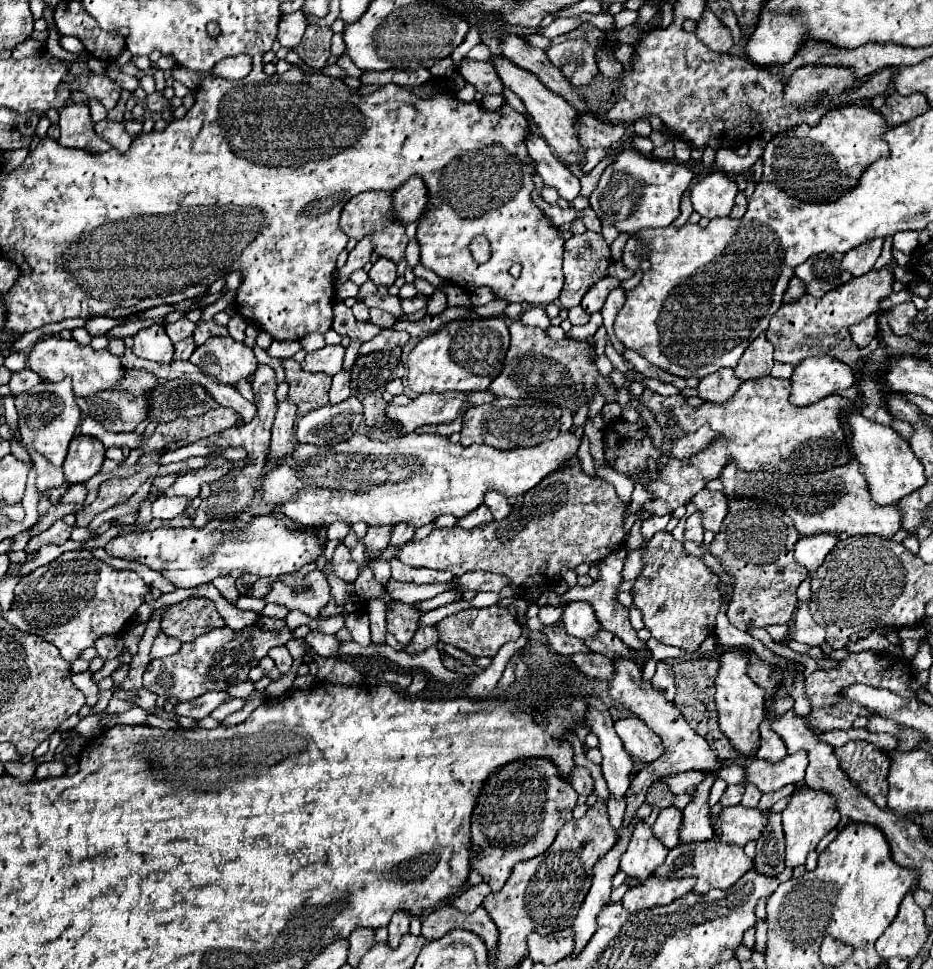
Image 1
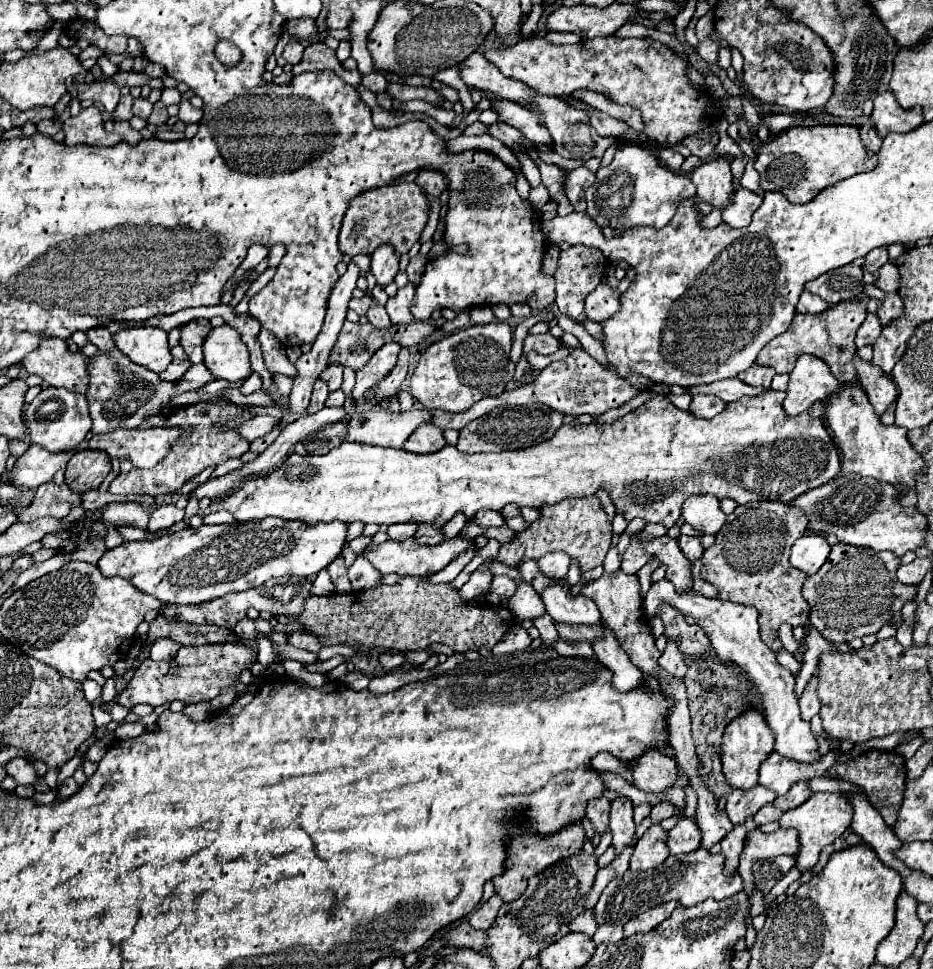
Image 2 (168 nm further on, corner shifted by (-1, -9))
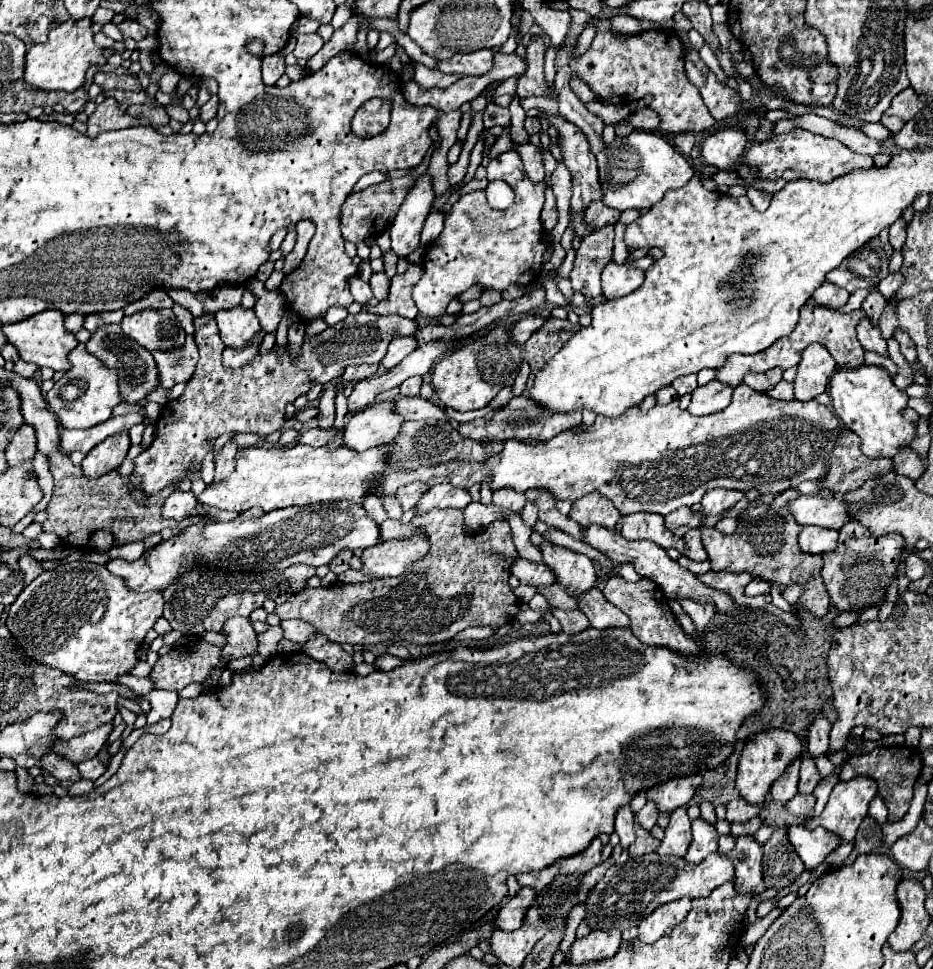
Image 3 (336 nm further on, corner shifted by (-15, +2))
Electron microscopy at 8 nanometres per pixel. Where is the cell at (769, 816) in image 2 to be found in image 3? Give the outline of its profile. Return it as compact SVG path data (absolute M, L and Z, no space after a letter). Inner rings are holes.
M798 793L796 797L793 797L786 803L786 809L792 813L792 815L810 815L812 809L814 809L814 803L816 803L816 797L810 793L810 795L802 795Z

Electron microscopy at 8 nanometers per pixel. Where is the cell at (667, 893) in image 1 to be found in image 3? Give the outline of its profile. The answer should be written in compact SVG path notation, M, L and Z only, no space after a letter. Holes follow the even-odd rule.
M678 899L678 901L666 903L664 907L658 907L652 915L644 917L638 923L638 931L640 931L638 939L642 943L656 943L660 937L668 935L688 915L690 901L692 899Z

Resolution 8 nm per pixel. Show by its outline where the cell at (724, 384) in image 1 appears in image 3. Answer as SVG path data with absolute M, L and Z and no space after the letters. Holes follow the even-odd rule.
M710 381L692 393L688 411L692 415L712 415L726 409L730 405L730 399L732 399L730 387L724 387L724 383L720 381Z

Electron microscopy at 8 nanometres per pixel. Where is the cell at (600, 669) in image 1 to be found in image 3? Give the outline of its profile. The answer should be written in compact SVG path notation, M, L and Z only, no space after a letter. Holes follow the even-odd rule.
M552 609L552 615L562 623L562 631L564 633L578 633L580 629L588 629L590 623L588 623L588 617L580 611L580 609L574 609L574 611L562 611L562 609Z

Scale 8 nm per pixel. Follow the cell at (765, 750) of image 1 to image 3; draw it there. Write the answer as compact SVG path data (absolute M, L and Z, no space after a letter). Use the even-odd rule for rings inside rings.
M800 759L788 767L788 773L784 773L770 789L770 799L778 803L788 803L796 793L798 793L798 769L800 769Z

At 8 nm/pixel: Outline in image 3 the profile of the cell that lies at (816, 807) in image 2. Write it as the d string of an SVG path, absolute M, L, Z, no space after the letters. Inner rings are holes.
M856 777L852 781L840 781L822 811L820 817L806 823L808 829L824 827L846 841L854 841L862 819L868 815L868 805L876 797L876 781L868 777Z

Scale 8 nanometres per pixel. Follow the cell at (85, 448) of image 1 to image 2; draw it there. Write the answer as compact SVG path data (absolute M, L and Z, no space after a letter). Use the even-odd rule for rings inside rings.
M78 450L66 464L66 484L70 490L82 494L96 490L110 472L110 458L102 450Z

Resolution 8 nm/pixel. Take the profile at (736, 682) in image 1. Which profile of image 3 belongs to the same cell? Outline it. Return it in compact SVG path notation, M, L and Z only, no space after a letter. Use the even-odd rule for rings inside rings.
M766 731L764 735L756 735L752 737L740 757L738 763L738 777L736 777L736 789L740 793L740 797L752 805L760 805L766 801L766 795L770 793L772 783L782 777L782 773L788 769L788 765L792 761L796 761L798 757L802 757L804 747L802 741L788 733L788 731Z

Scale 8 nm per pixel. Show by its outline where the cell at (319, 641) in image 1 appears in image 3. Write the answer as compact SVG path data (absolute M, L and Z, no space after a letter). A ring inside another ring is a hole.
M282 621L280 627L284 629L284 639L292 641L292 643L304 643L304 639L308 635L314 635L316 631L312 631L304 621Z

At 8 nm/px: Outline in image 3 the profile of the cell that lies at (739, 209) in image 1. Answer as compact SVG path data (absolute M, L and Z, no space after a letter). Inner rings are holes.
M746 187L746 195L748 195L748 199L750 199L750 203L758 209L758 211L766 211L768 209L768 205L770 205L770 201L772 201L772 193L766 193L766 191L758 191L758 189L754 189L754 187Z

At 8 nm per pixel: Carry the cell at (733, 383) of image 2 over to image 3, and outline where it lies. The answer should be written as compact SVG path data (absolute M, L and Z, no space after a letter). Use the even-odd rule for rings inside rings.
M780 381L776 387L772 387L768 391L768 395L772 399L784 399L784 401L792 401L794 399L794 391L792 391L792 383L786 383L786 381Z

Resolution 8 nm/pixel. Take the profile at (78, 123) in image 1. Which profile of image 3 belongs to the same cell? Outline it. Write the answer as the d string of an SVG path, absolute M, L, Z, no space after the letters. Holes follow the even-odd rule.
M108 97L104 99L96 111L90 115L88 119L88 137L96 137L102 131L110 131L110 129L128 129L128 127L136 127L136 125L150 125L148 119L136 119L130 117L126 111L122 111L118 107L118 101Z

